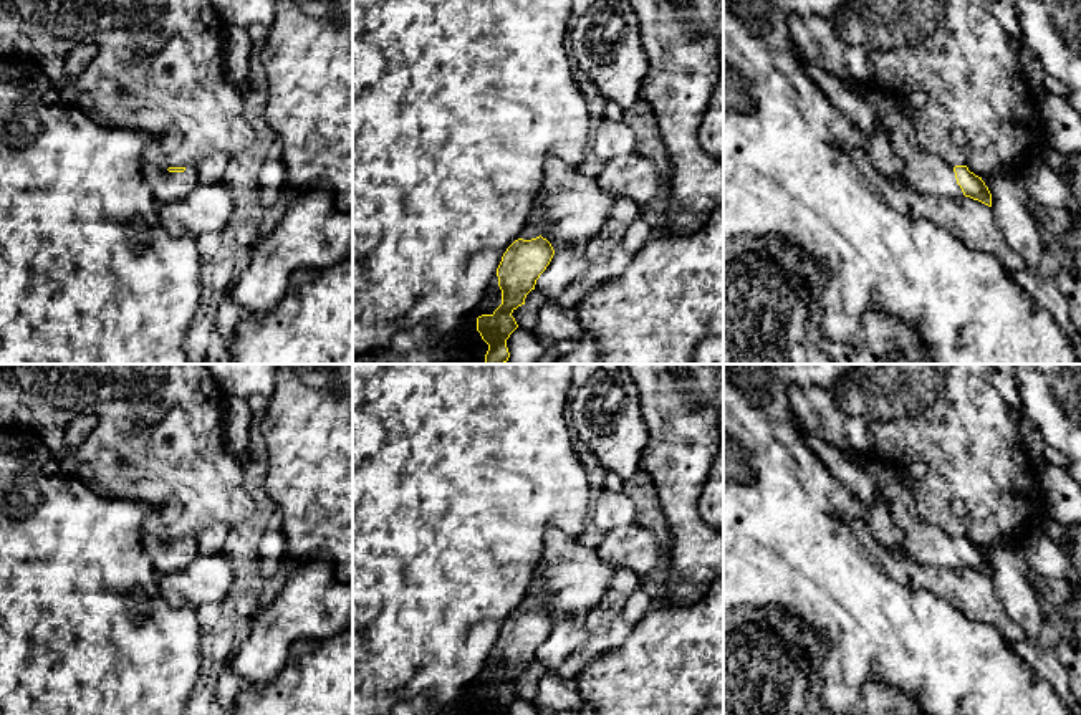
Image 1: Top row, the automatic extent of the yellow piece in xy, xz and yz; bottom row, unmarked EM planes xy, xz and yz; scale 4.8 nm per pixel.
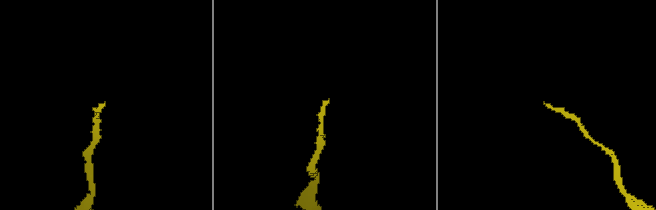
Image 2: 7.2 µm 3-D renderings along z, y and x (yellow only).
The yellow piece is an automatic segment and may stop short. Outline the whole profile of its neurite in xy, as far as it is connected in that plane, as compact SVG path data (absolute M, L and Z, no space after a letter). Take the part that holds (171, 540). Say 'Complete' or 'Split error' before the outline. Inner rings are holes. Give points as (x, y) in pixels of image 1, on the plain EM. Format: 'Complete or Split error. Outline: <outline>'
Split error. Outline: M142 533L142 545L157 574L174 573L197 556L194 536L162 540L152 533Z

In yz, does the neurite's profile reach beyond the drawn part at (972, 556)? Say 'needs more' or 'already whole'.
needs more

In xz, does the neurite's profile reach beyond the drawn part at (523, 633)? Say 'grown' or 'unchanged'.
grown

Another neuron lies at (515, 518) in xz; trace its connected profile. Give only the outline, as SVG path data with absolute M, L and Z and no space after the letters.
M353 364L353 715L389 715L397 703L416 697L427 698L430 710L437 712L450 702L457 702L465 687L483 682L487 655L497 645L507 619L521 609L536 573L545 531L555 526L573 538L581 538L586 531L584 523L589 513L588 473L571 445L571 432L566 422L573 367L574 364Z

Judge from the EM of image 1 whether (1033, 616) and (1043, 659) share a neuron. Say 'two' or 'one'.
one

